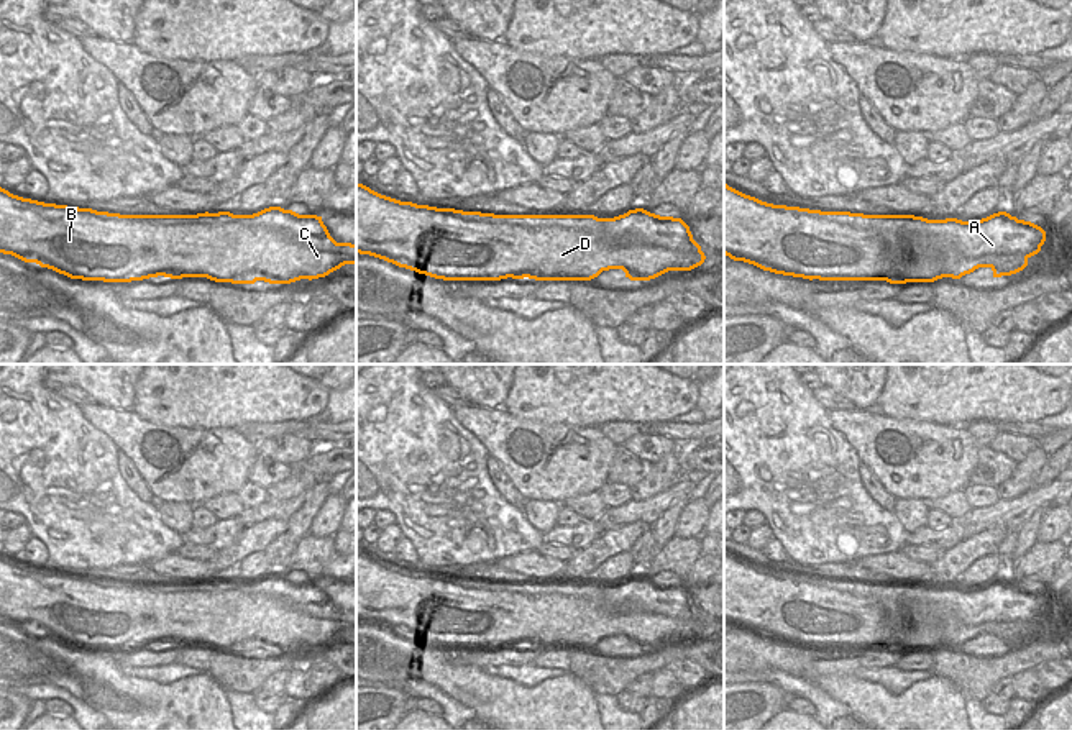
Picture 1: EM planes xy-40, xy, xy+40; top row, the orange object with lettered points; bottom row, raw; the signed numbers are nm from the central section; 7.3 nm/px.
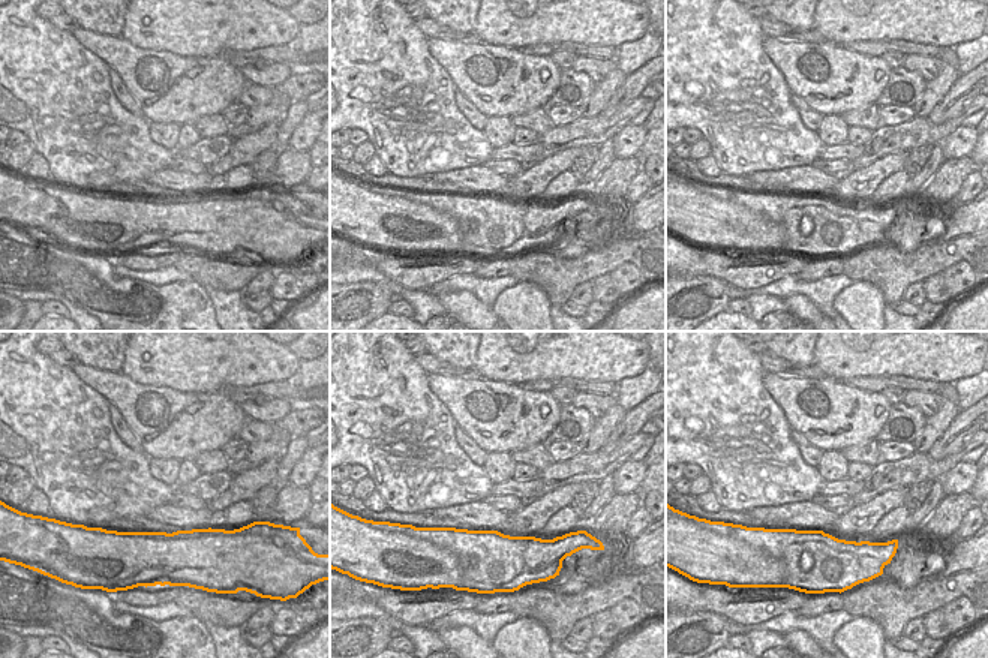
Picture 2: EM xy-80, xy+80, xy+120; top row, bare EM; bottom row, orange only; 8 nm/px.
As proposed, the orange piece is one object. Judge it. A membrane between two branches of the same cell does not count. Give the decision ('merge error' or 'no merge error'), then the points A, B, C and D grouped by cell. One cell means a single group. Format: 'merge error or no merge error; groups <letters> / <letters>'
no merge error; groups A B C D

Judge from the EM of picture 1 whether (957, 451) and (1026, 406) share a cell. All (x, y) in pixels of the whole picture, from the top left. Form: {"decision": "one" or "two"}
{"decision": "two"}

